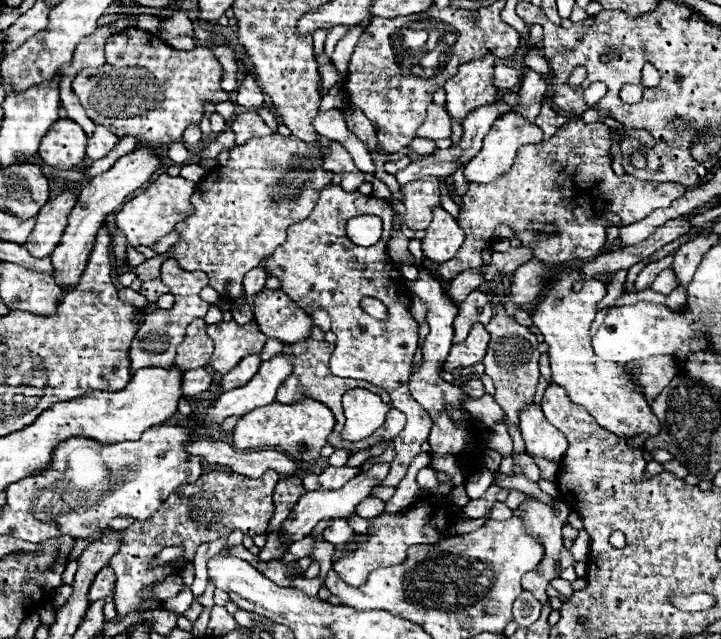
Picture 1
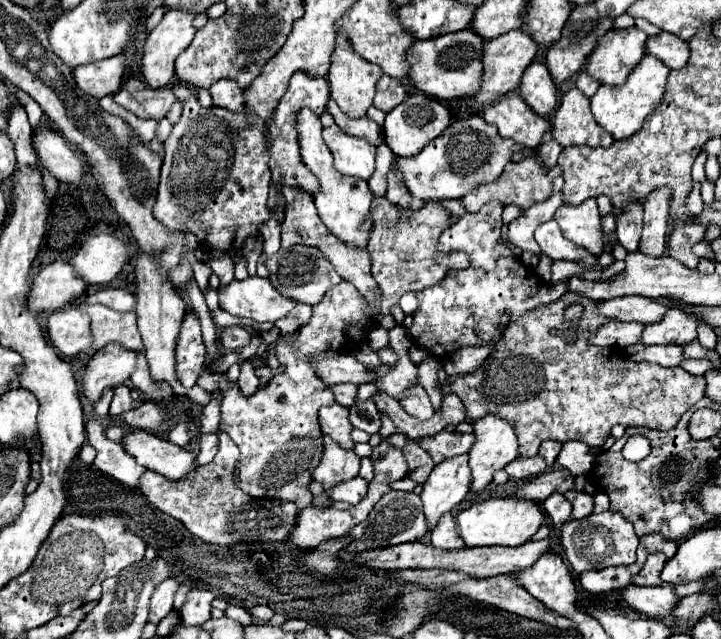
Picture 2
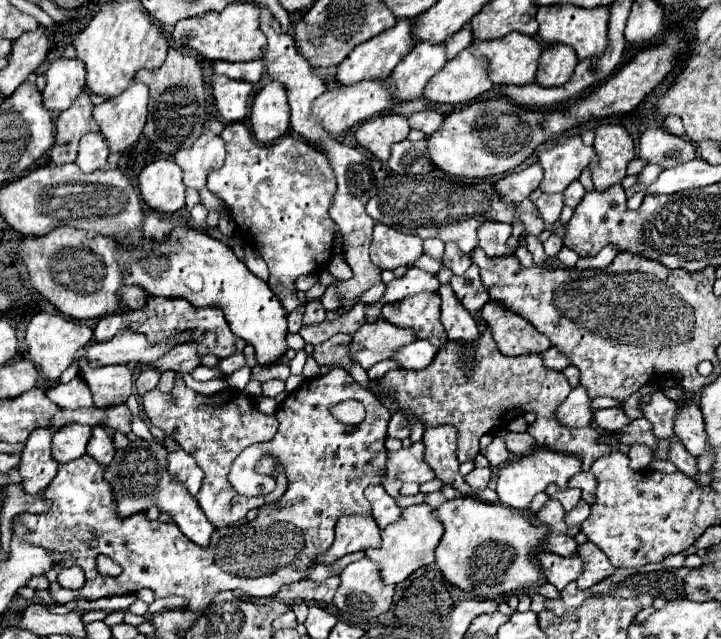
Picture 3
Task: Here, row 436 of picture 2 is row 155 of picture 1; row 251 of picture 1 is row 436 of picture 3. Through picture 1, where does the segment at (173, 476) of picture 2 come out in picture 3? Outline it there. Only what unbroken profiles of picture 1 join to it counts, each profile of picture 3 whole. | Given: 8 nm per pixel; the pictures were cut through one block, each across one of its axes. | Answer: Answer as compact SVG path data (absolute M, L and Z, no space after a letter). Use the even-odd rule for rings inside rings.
M64 424L54 432L52 438L52 454L54 460L66 464L74 458L80 458L86 452L86 444L92 438L92 426L80 424Z

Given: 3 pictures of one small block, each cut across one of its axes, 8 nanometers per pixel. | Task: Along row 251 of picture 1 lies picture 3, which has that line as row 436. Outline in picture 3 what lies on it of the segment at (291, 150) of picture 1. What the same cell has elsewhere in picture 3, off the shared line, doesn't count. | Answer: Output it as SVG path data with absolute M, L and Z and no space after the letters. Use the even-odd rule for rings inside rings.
M176 374L174 388L170 392L160 392L158 388L150 390L142 396L142 406L148 416L148 420L162 428L170 438L174 438L184 452L192 454L198 466L204 470L204 482L200 492L196 494L196 500L200 508L204 510L206 518L212 522L214 528L226 528L234 522L242 520L250 508L260 508L270 502L278 502L286 488L276 488L280 492L272 492L268 496L256 496L248 498L238 494L232 484L228 482L230 466L246 446L268 442L276 436L276 416L264 414L256 406L250 406L250 396L246 392L226 388L212 396L202 396L188 388L182 380L182 374Z

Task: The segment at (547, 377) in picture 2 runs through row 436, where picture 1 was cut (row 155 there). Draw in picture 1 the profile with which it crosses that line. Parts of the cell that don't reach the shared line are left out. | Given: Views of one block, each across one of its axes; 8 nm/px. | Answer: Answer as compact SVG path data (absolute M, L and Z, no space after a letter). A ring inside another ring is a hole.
M574 120L568 122L566 126L560 126L556 134L570 134L570 140L548 140L548 142L540 142L540 144L524 144L518 150L518 156L514 160L512 170L498 178L496 182L490 184L470 184L466 196L462 196L462 210L458 216L458 224L460 228L466 232L466 240L460 246L460 250L456 252L456 256L444 264L436 264L428 258L422 258L422 264L432 270L432 274L440 276L442 280L452 280L456 278L456 274L460 274L462 270L468 268L478 268L482 266L482 256L480 250L486 244L494 242L494 228L496 224L504 222L510 228L514 228L516 234L522 236L522 244L532 248L532 254L546 262L546 264L560 264L560 262L570 262L570 260L590 260L594 256L598 256L600 248L606 242L606 226L610 224L604 218L604 208L616 212L622 222L620 226L628 226L632 222L638 222L642 218L646 218L652 210L658 208L668 208L676 198L680 198L686 190L682 184L656 184L650 182L646 184L644 180L638 180L634 176L616 176L610 168L610 158L608 158L608 148L612 144L612 134L610 134L610 126L602 124L602 122L594 122L594 124L584 124L582 120ZM538 224L554 224L558 228L558 234L550 236L550 238L540 238L536 240L536 226Z

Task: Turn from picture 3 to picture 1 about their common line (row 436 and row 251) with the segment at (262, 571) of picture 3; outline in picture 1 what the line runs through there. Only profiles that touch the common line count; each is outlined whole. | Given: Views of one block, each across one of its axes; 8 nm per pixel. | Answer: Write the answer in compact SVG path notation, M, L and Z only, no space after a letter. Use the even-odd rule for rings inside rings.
M326 186L320 192L320 198L318 198L312 212L316 216L310 214L306 220L292 224L288 228L288 240L282 246L278 246L274 254L264 258L260 262L260 268L264 268L268 272L268 276L274 276L274 278L284 276L284 278L278 278L280 290L286 292L300 308L312 310L312 312L316 308L326 308L326 312L332 320L332 332L338 336L336 350L332 352L332 358L330 358L332 374L336 374L340 378L366 380L366 382L372 382L372 384L384 388L392 396L392 406L406 414L406 418L408 418L406 428L392 440L392 444L396 448L396 458L392 460L390 474L388 474L388 478L384 478L384 482L380 482L380 486L396 486L406 476L410 462L420 454L420 444L428 440L432 420L426 414L426 410L410 396L410 390L408 390L408 380L410 380L410 374L412 374L412 358L414 358L414 352L418 348L418 322L410 314L410 290L406 286L406 280L402 278L402 274L398 276L396 264L386 254L386 242L390 238L392 212L394 210L384 200L370 198L370 196L364 196L364 194L358 194L358 192L350 194L350 192L344 192L340 186ZM362 214L380 216L382 222L384 222L384 232L382 232L380 242L376 242L370 248L360 248L356 244L352 244L346 236L346 222L350 218L362 216ZM364 298L376 298L382 304L386 304L388 314L390 314L388 320L376 320L376 318L368 316L360 306L360 302Z

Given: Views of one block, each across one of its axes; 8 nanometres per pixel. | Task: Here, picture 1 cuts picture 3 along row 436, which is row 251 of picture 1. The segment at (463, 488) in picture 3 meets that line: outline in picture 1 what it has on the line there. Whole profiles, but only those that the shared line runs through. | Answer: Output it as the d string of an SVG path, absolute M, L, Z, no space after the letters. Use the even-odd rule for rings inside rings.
M434 208L432 224L426 228L426 238L422 240L424 256L434 262L446 262L456 254L462 242L464 230L460 230L456 218L442 208Z

